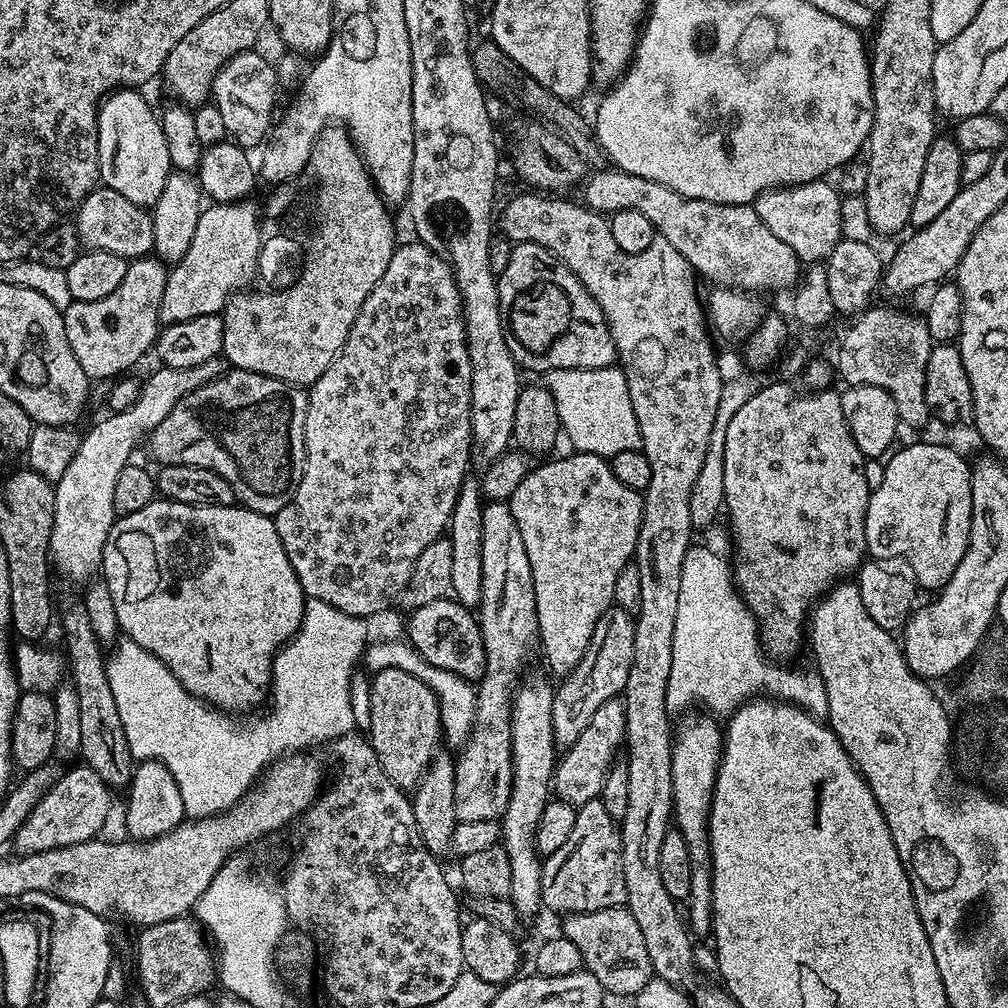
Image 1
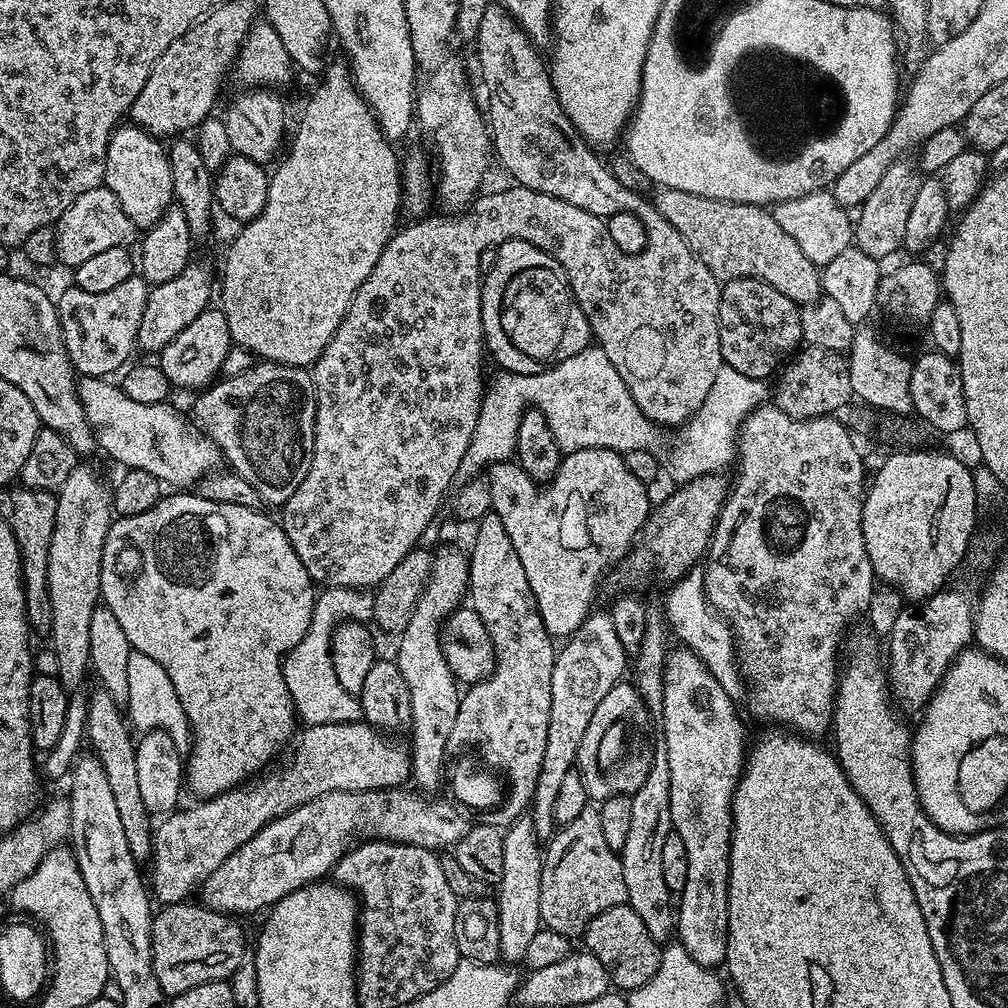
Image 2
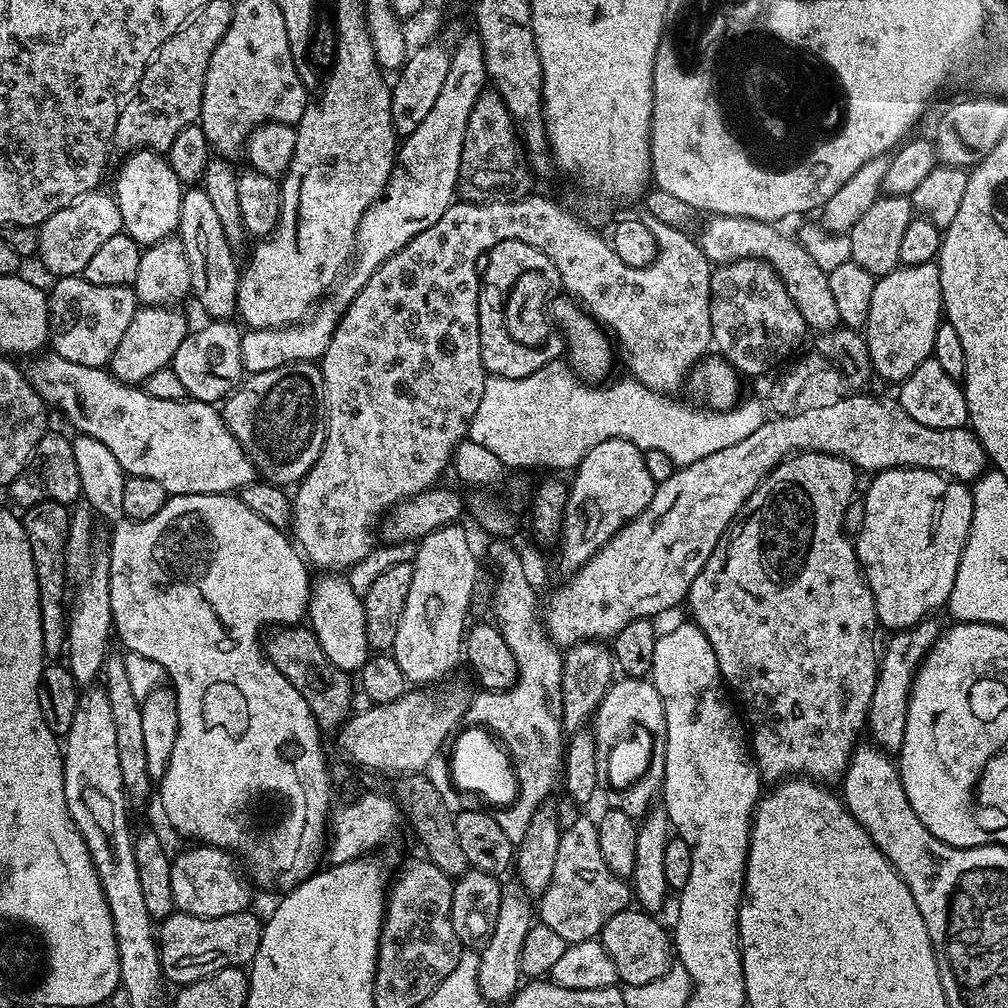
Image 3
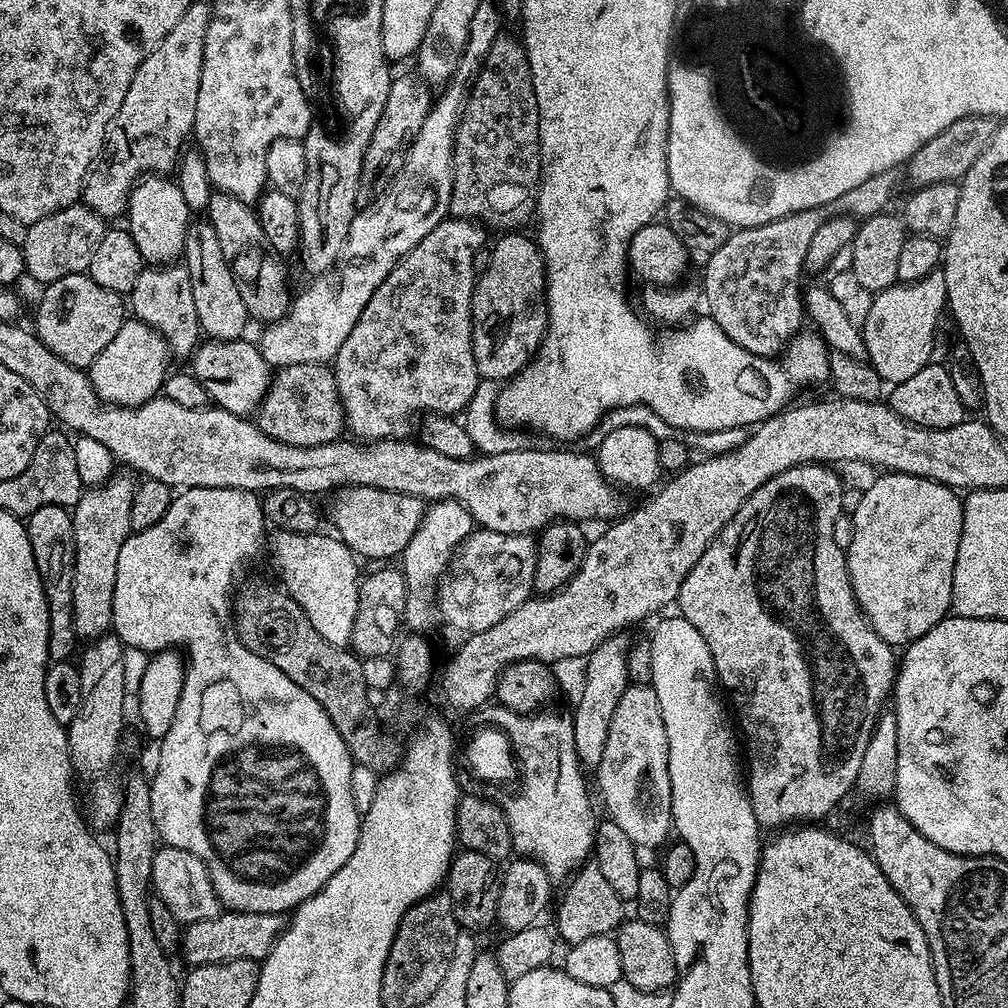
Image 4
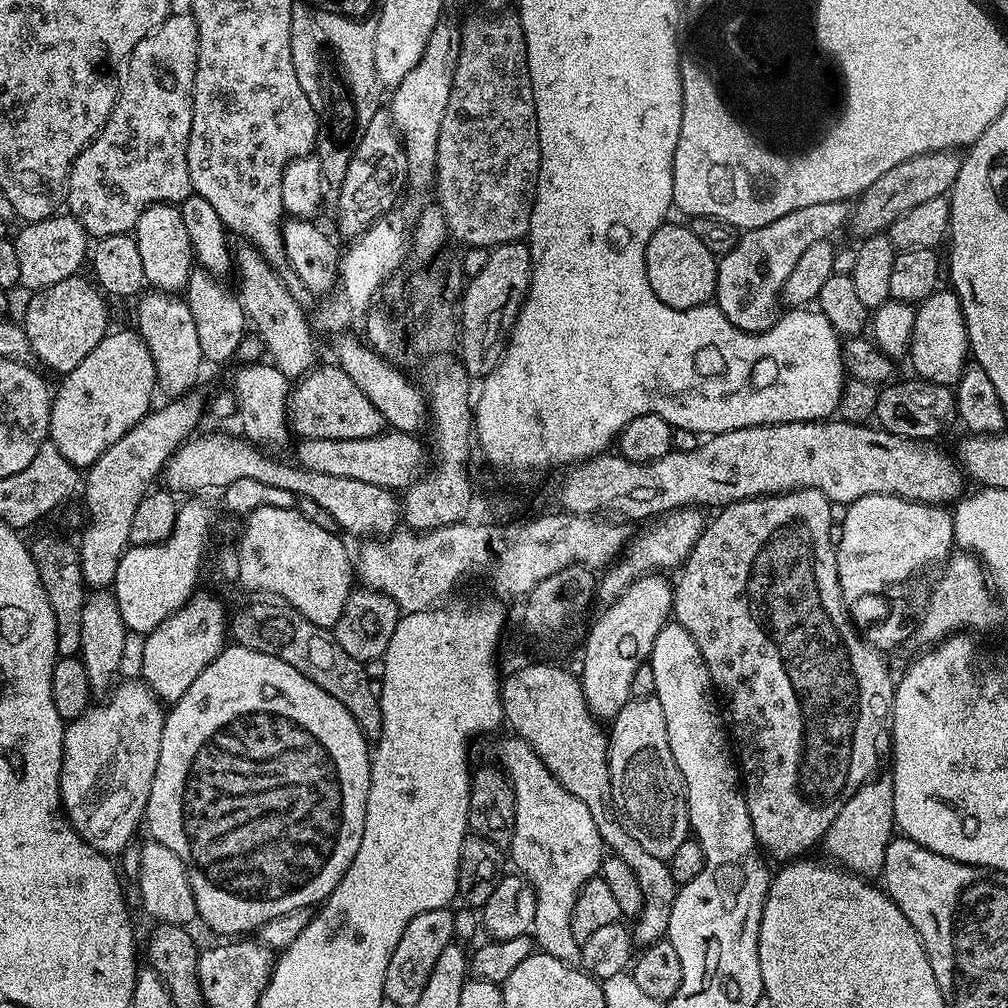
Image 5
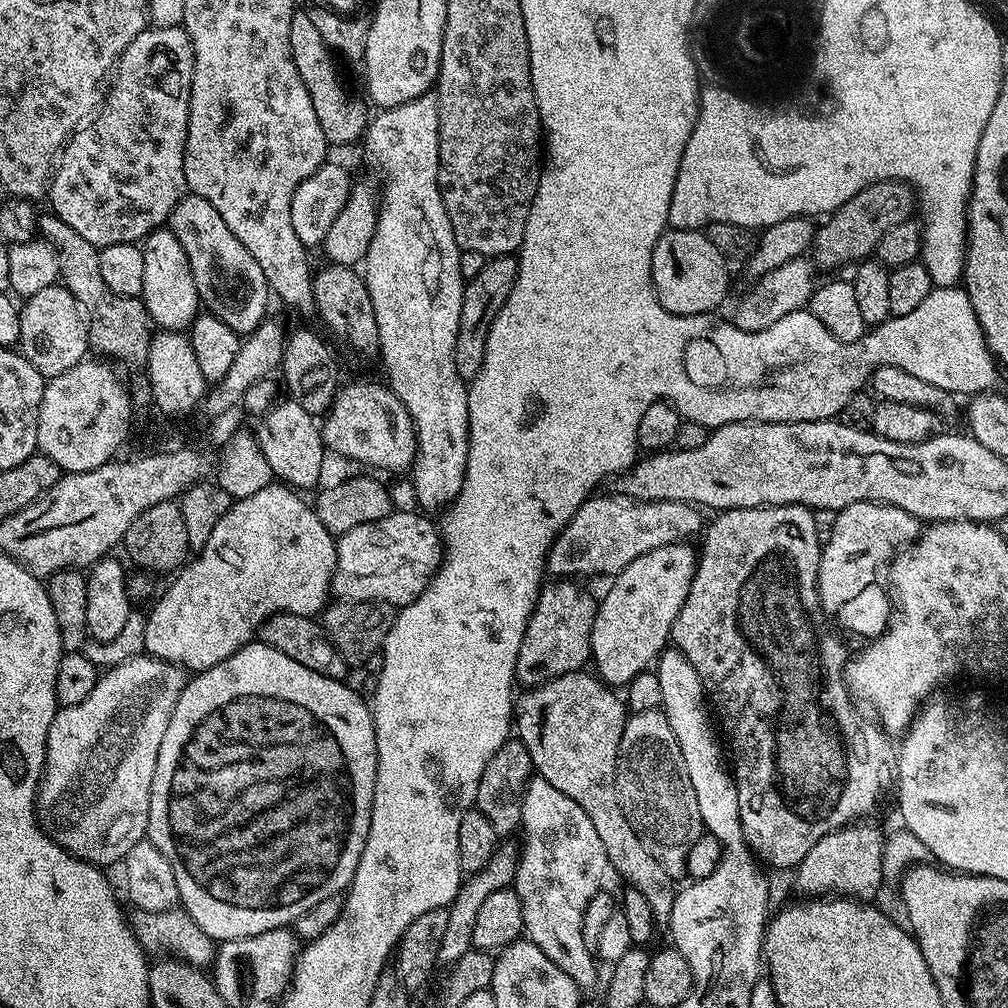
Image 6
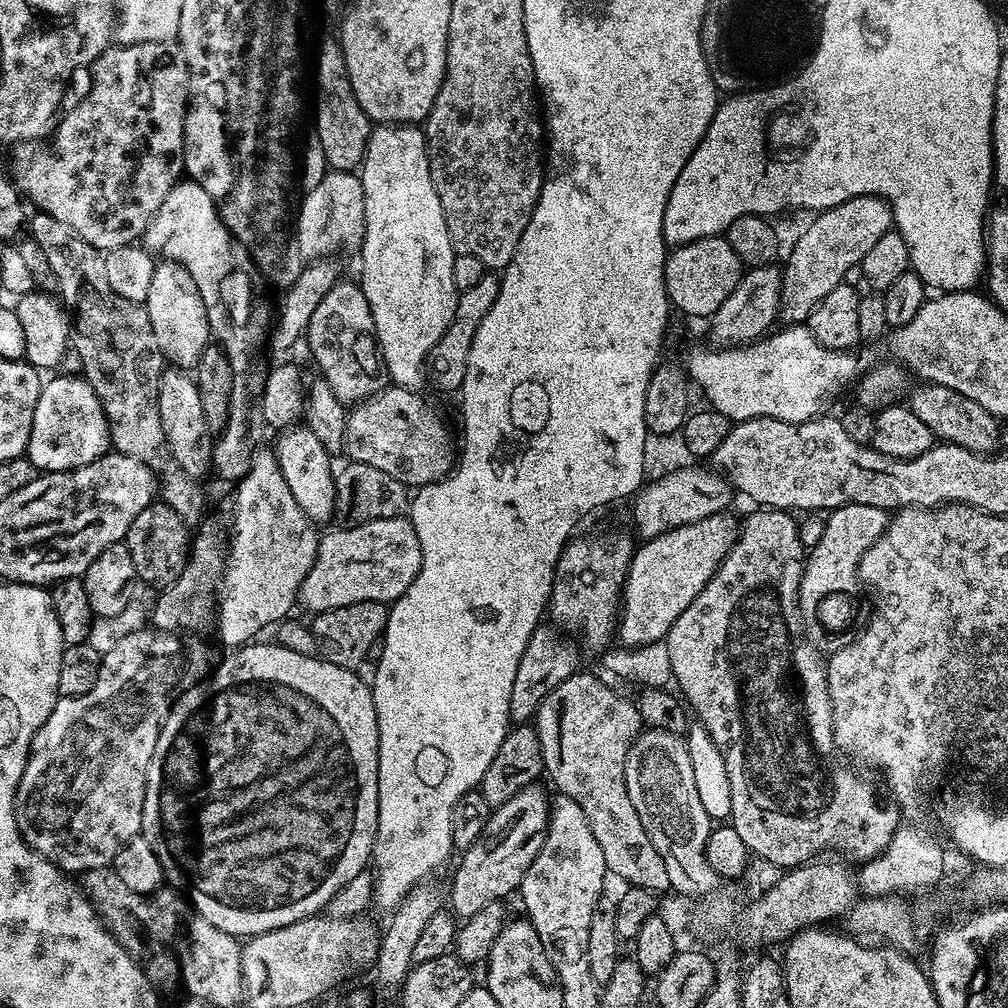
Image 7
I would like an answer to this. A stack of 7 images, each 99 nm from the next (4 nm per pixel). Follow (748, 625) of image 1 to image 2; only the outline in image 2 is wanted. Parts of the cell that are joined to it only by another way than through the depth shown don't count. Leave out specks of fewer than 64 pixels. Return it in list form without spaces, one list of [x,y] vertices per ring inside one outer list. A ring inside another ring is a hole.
[[[697,566],[692,568],[680,580],[671,585],[668,592],[669,625],[676,624],[676,632],[680,635],[679,643],[685,648],[692,649],[700,660],[718,678],[722,690],[733,698],[743,697],[746,692],[746,681],[740,674],[740,665],[736,658],[736,641],[728,621],[720,613],[712,609],[704,593],[704,569]]]

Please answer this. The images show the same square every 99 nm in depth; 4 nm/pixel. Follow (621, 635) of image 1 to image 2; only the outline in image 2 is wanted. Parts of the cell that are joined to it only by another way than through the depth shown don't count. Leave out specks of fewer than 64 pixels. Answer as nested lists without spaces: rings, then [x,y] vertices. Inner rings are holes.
[[[593,611],[565,644],[568,645],[556,653],[554,678],[550,678],[550,726],[546,730],[546,754],[542,754],[536,792],[530,805],[532,825],[541,838],[551,837],[557,827],[554,802],[566,774],[576,768],[578,746],[582,746],[590,717],[594,710],[598,710],[598,702],[602,702],[613,686],[625,679],[624,667],[630,664],[628,651],[622,646],[607,611]]]

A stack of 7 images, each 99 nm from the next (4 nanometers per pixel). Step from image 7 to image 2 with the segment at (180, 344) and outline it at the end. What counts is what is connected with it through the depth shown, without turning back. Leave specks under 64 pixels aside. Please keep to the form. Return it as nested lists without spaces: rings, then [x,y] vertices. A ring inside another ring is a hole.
[[[131,122],[121,123],[116,131],[112,133],[106,150],[106,170],[104,171],[103,187],[110,189],[114,194],[114,198],[118,198],[122,210],[126,210],[126,218],[130,218],[130,222],[134,222],[137,229],[147,230],[155,226],[158,218],[162,218],[162,214],[166,214],[166,210],[173,207],[174,204],[172,163],[168,160],[165,145],[146,130],[137,128],[135,124]]]

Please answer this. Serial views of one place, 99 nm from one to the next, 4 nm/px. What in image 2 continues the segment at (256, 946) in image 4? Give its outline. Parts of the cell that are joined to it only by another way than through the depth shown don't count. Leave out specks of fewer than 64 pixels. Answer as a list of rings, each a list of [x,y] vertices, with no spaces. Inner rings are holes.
[[[203,903],[165,904],[152,917],[154,978],[171,998],[202,982],[228,980],[245,963],[244,932],[239,919],[205,908]]]

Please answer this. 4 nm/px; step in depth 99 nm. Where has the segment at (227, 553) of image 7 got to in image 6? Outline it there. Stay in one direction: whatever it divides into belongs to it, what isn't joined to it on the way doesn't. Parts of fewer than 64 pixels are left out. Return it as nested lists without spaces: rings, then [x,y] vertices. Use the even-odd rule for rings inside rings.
[[[273,482],[268,484],[258,494],[239,497],[233,503],[232,509],[226,514],[222,514],[222,519],[218,521],[218,526],[214,526],[214,531],[210,533],[210,539],[206,541],[206,546],[198,553],[195,553],[171,577],[172,585],[161,594],[156,600],[156,605],[146,612],[146,642],[144,643],[144,652],[149,656],[156,656],[159,660],[165,660],[171,664],[178,664],[189,673],[204,672],[207,668],[218,666],[218,662],[230,659],[236,651],[253,643],[254,637],[259,633],[264,621],[271,618],[279,612],[289,612],[290,614],[304,615],[308,617],[319,617],[323,613],[330,600],[332,592],[332,575],[336,569],[336,541],[326,526],[318,518],[315,507],[310,506],[303,500],[299,491],[293,490],[289,485],[283,482]]]

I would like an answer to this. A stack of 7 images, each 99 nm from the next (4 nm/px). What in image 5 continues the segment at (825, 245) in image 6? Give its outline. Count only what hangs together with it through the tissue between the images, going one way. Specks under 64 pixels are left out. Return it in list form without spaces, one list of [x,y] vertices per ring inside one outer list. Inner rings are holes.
[[[955,151],[927,152],[909,160],[898,161],[893,168],[886,170],[886,174],[878,178],[878,182],[869,184],[868,191],[855,201],[854,211],[850,216],[850,228],[853,228],[860,238],[878,236],[887,233],[888,227],[898,218],[902,218],[906,210],[919,206],[930,198],[948,196],[958,178],[961,161],[961,157],[952,152]]]

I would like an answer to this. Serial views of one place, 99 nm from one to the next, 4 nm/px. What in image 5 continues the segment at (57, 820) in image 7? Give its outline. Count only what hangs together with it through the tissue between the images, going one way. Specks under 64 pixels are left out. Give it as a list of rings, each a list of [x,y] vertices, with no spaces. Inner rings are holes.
[[[139,679],[117,683],[108,698],[105,704],[97,708],[96,705],[89,707],[87,712],[83,712],[64,728],[60,806],[78,835],[90,846],[94,846],[94,850],[112,858],[133,843],[132,835],[139,828],[141,831],[154,770],[158,766],[158,750],[162,750],[166,712],[159,698]]]

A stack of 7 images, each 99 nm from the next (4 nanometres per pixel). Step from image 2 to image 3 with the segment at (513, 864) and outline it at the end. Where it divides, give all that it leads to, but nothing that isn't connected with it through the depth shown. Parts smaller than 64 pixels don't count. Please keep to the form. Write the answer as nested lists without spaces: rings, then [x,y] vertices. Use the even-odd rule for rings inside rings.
[[[511,883],[503,885],[504,893],[498,906],[498,922],[494,922],[494,934],[490,934],[490,942],[486,942],[486,946],[478,952],[478,990],[482,990],[484,997],[494,1006],[507,1005],[517,988],[521,987],[520,951],[534,923],[533,901],[519,883]]]

